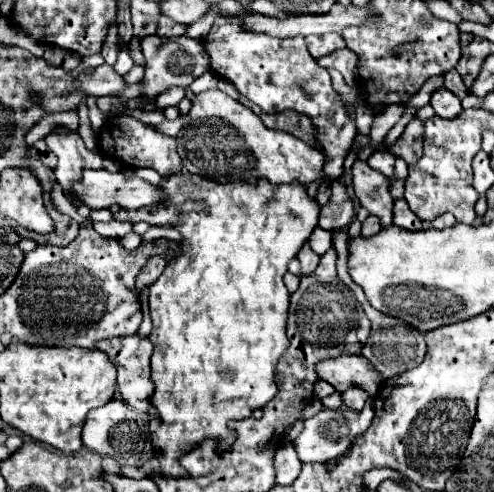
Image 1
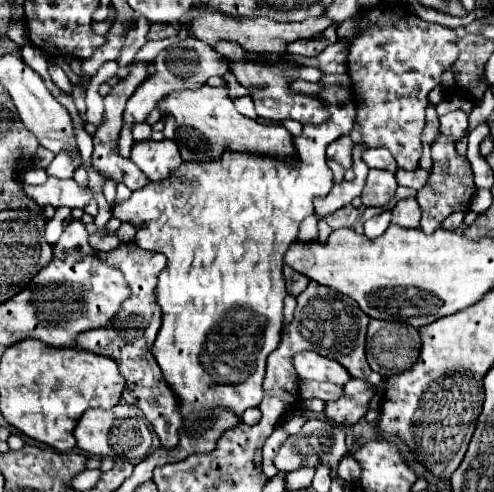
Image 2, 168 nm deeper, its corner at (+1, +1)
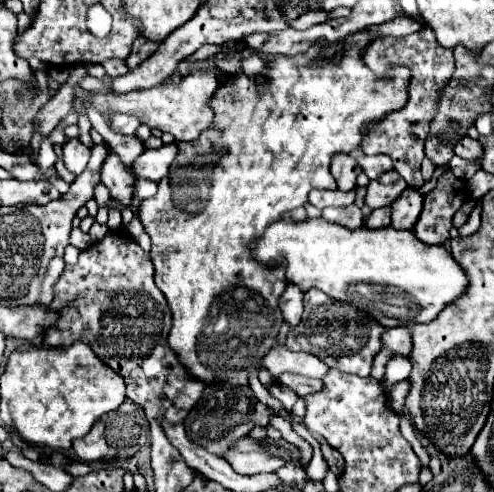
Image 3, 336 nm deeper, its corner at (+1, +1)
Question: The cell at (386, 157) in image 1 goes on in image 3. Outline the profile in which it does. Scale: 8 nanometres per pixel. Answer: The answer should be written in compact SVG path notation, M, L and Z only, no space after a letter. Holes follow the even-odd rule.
M375 154L375 156L361 156L357 158L357 164L361 166L361 170L373 180L377 176L381 176L387 170L393 170L393 162L389 156L383 154Z

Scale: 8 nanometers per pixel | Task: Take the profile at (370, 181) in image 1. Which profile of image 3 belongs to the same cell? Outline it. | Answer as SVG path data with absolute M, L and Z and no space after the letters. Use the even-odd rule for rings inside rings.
M395 170L385 172L383 176L379 176L379 178L375 178L375 180L369 182L365 204L371 210L389 206L405 188L407 188L407 182Z

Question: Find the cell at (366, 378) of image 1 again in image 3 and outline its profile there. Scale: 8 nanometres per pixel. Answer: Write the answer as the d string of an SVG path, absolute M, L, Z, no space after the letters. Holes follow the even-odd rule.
M275 346L263 360L263 368L267 368L275 378L281 372L301 374L307 378L323 378L331 368L309 352L291 352L285 346Z

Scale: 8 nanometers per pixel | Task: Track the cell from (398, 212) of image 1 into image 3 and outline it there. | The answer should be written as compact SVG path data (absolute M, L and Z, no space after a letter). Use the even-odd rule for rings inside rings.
M413 188L403 190L403 194L391 204L391 226L411 230L421 214L421 206L423 196L417 190Z

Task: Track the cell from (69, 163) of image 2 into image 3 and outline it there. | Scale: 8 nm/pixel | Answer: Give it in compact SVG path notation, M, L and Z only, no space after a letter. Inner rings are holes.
M69 138L63 144L63 154L65 154L65 166L67 170L83 170L87 166L87 156L89 156L89 148L85 148L85 144L79 138Z

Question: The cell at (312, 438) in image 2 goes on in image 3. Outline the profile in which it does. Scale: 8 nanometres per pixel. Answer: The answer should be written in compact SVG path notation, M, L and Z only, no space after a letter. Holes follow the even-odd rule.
M249 436L241 438L225 456L225 460L239 474L265 474L277 472L283 464L301 466L301 450L285 440L253 442Z

